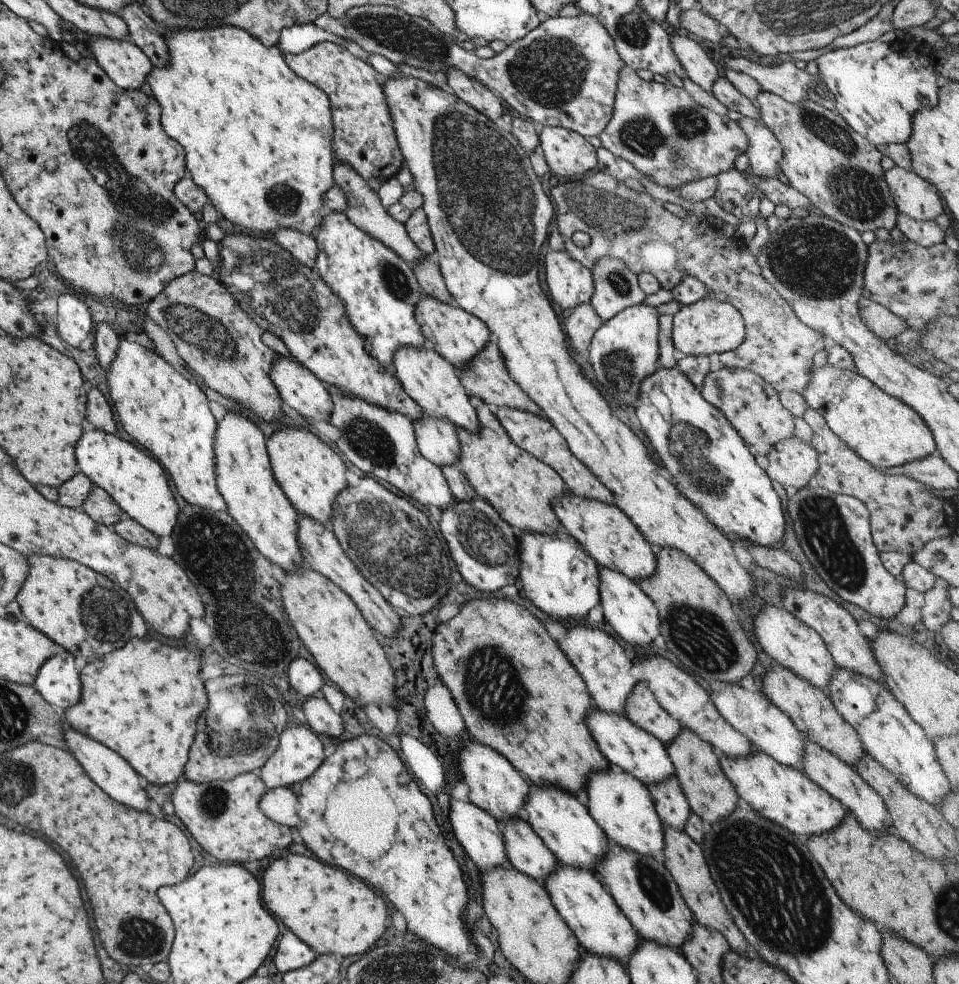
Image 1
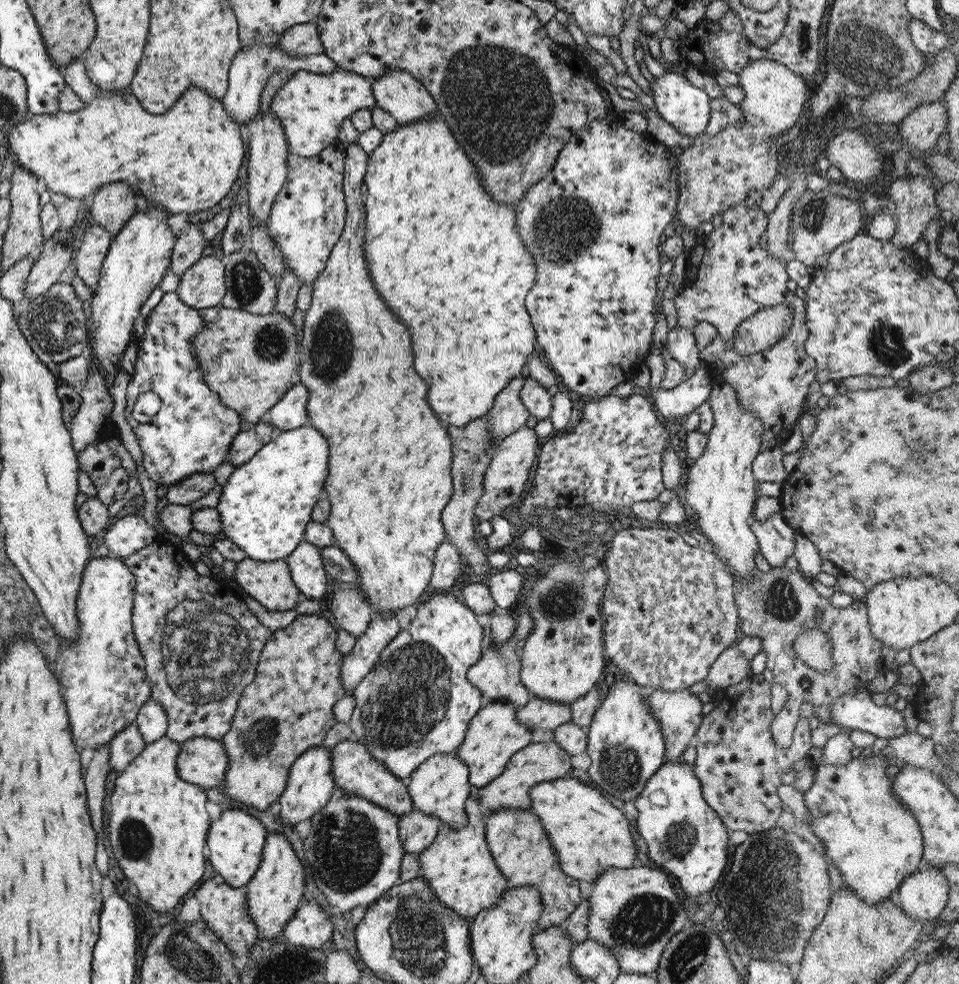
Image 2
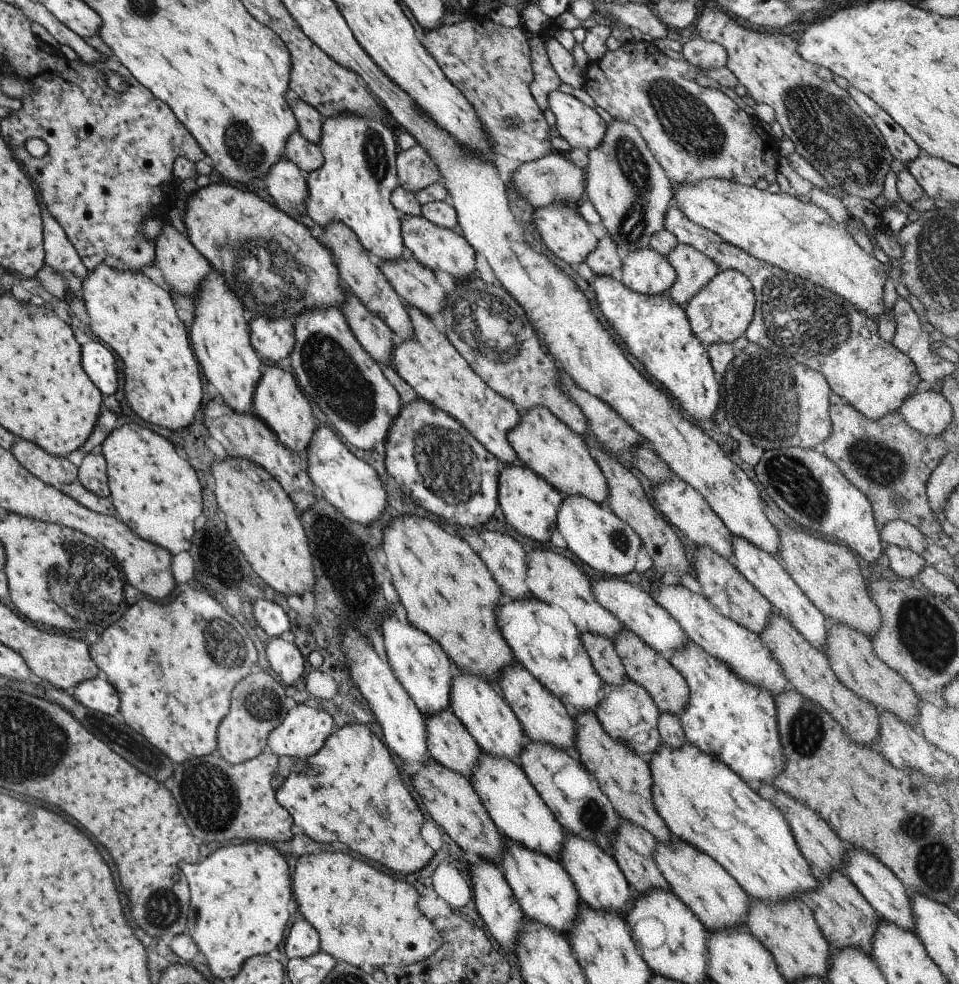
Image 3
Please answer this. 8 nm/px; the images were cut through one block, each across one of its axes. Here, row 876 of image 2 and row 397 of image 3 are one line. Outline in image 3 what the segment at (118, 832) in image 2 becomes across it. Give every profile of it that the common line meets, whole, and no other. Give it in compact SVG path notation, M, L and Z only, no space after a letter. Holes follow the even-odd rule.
M105 263L97 265L94 269L86 272L84 281L81 283L81 299L84 304L85 312L89 317L89 330L93 335L97 336L103 344L109 346L109 350L117 353L117 356L121 358L123 362L123 386L124 386L124 397L127 398L127 405L145 422L150 422L151 424L157 424L157 426L162 426L163 428L169 428L169 430L179 430L183 426L189 425L192 422L193 416L194 420L199 421L200 414L200 404L201 404L201 382L199 381L199 365L194 357L190 340L189 332L184 326L184 323L177 317L175 313L175 307L173 307L173 302L171 302L171 296L169 292L163 290L154 284L147 276L143 275L141 271L126 271L117 270L107 266Z

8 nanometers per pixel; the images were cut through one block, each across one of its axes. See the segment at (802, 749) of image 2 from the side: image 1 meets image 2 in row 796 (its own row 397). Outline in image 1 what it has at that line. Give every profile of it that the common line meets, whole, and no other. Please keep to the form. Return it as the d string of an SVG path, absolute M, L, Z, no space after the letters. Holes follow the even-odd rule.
M722 367L710 372L699 389L701 396L725 415L754 457L757 454L766 456L777 442L793 438L793 416L779 403L777 390L757 373L742 368Z

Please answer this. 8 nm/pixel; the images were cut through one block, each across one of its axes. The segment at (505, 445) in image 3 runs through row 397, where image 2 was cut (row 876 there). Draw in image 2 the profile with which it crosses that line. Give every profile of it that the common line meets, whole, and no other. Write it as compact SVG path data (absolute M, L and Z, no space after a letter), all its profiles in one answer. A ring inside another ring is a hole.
M473 788L465 801L465 826L459 830L439 823L435 838L418 853L418 877L429 884L435 898L458 918L471 920L482 911L493 907L508 884L495 866L485 844L484 816L477 806L477 792Z

